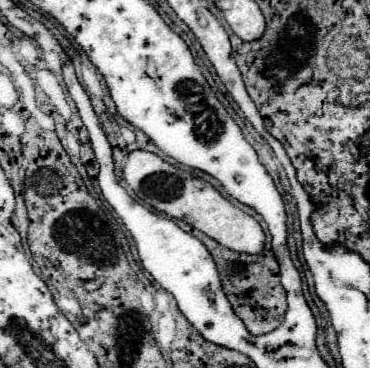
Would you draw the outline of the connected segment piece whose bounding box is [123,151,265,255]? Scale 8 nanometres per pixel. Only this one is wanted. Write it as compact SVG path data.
M133 151L127 157L123 169L125 181L131 185L135 195L149 207L167 213L173 219L181 219L183 223L203 231L223 247L229 247L239 253L259 255L265 247L265 233L257 219L243 213L237 205L227 201L211 183L195 177L191 173L183 173L183 169L169 165L159 155L149 151Z

